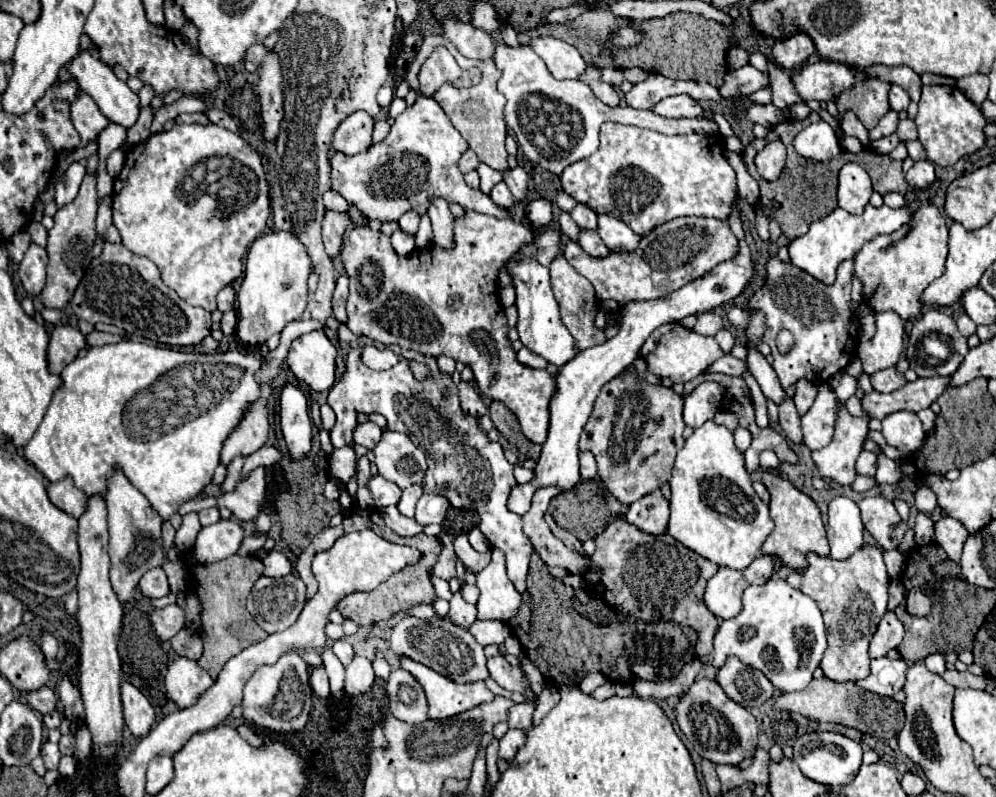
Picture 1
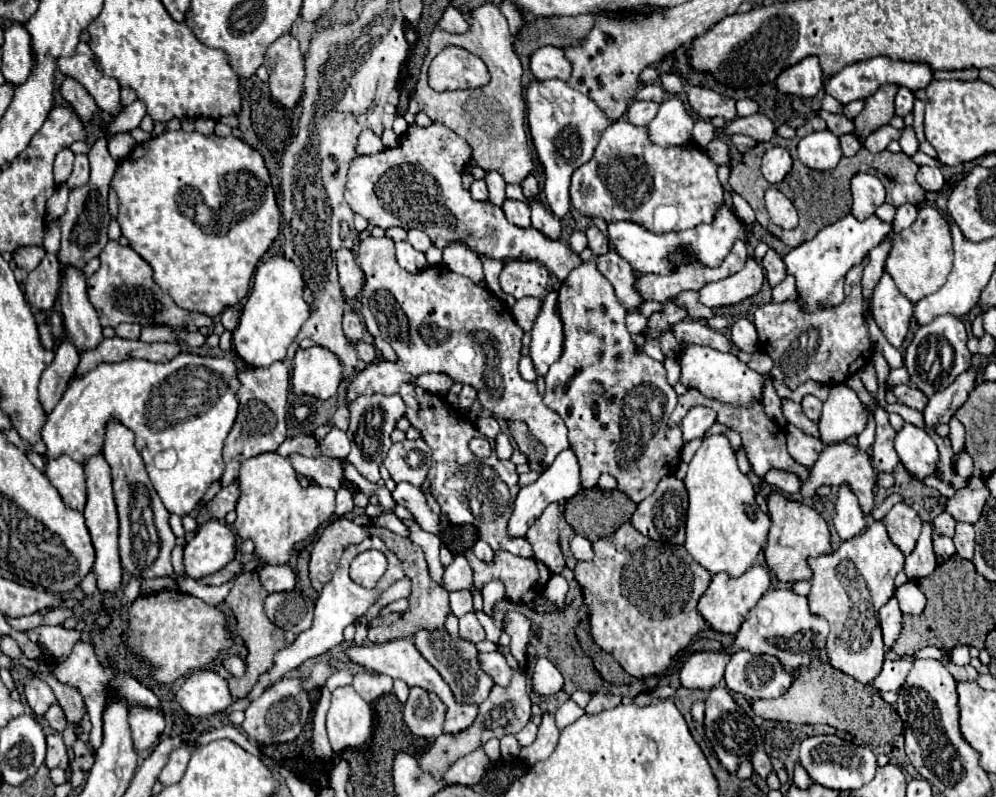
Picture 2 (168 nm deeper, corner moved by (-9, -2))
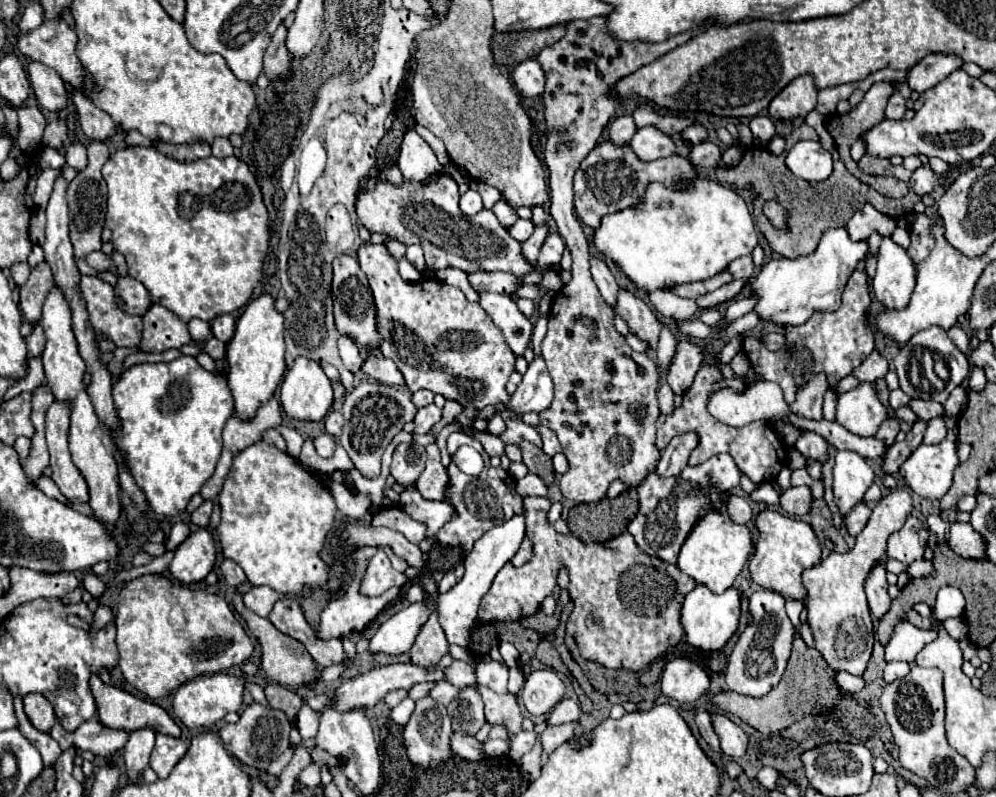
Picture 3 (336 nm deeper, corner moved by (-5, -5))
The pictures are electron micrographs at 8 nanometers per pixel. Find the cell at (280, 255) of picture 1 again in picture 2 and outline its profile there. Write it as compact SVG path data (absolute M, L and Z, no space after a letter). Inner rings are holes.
M272 256L270 260L258 264L254 286L242 308L238 328L232 332L234 350L244 360L244 364L252 368L268 368L272 362L282 362L286 358L288 346L294 342L302 322L310 314L308 304L302 300L302 292L302 272L292 260L284 256Z

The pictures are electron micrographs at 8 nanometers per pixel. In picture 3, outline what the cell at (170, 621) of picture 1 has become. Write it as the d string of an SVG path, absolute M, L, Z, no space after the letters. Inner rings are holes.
M142 575L122 587L116 615L116 645L122 675L150 699L164 697L198 675L240 665L254 649L222 597L176 585L164 575Z

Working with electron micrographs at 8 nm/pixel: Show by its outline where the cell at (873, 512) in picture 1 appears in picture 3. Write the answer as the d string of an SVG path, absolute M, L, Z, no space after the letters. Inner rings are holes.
M910 515L904 527L888 537L888 557L910 565L912 561L924 557L926 541L928 541L928 531L924 529L924 523Z

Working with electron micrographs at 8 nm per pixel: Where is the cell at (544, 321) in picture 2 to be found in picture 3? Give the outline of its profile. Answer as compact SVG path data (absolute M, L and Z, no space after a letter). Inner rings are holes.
M534 357L534 361L528 365L528 371L524 373L522 383L512 395L510 407L516 413L528 413L528 411L540 413L548 409L550 401L552 401L552 379L546 371L544 359Z

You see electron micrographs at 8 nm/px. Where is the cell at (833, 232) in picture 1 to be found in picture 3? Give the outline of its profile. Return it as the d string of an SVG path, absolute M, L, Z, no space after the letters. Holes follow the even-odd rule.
M844 227L828 229L814 253L770 261L762 267L760 275L752 281L752 289L760 297L754 309L762 319L770 319L776 325L802 325L816 311L836 311L842 305L842 291L848 277L866 255L868 241L852 241Z

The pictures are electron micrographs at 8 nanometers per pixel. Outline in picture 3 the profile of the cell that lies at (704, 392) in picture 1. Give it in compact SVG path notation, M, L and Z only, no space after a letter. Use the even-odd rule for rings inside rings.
M684 431L684 433L676 435L670 441L670 445L662 451L662 459L660 459L656 473L660 473L662 477L672 477L672 475L680 473L688 465L688 457L696 449L696 445L698 445L696 431Z

